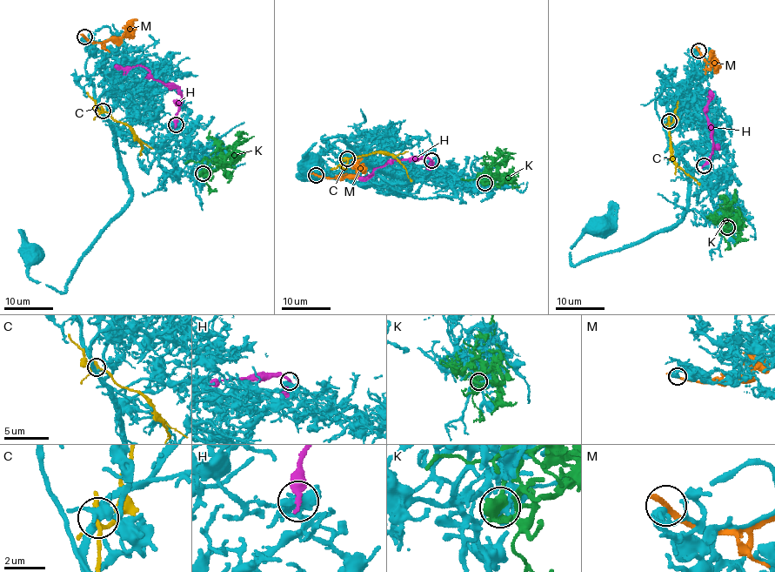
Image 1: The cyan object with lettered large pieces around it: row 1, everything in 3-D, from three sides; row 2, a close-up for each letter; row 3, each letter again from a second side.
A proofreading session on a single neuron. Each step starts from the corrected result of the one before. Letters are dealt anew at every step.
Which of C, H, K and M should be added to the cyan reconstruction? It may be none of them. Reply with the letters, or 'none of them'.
none of them

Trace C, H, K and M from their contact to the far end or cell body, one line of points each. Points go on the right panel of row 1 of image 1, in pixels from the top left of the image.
C: (669, 120), (673, 162), (699, 185)
H: (703, 165), (712, 152), (712, 137), (704, 112), (711, 95), (709, 90)
K: (727, 227), (725, 216), (728, 215), (728, 221), (724, 216), (729, 211), (725, 206), (727, 202)
M: (699, 50), (707, 63), (716, 66), (712, 51)

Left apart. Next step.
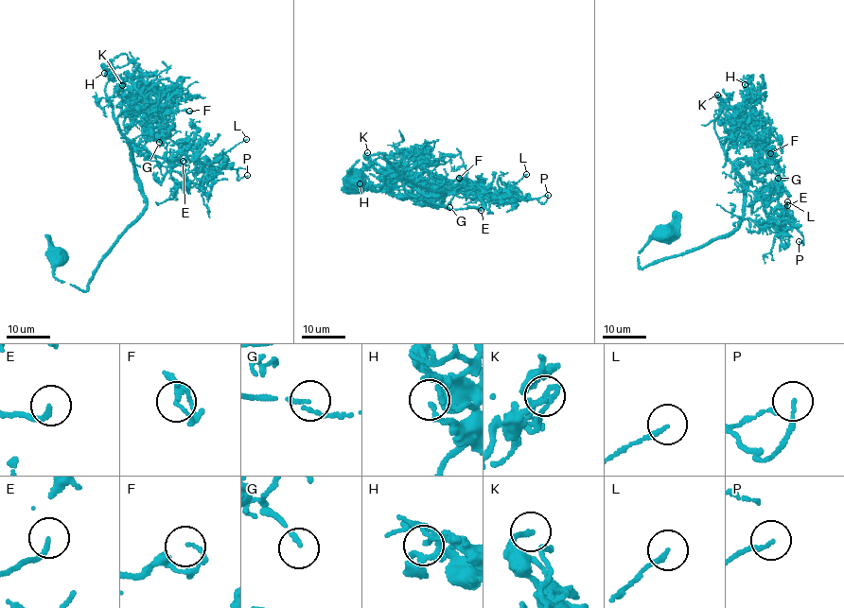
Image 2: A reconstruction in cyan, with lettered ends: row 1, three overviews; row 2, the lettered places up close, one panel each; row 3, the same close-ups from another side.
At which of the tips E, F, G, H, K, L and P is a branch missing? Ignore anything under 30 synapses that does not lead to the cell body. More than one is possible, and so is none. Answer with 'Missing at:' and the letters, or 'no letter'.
Missing at: E, G

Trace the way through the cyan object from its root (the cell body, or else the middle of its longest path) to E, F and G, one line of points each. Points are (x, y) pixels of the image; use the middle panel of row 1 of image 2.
E: (356, 180), (352, 165), (381, 153), (402, 177), (444, 194), (406, 182), (410, 195), (481, 210)
F: (356, 180), (352, 165), (381, 153), (402, 177), (444, 194), (429, 196), (412, 184), (461, 182), (459, 178)
G: (356, 180), (352, 165), (381, 153), (402, 177), (444, 194), (429, 196), (406, 182), (410, 195), (449, 207)

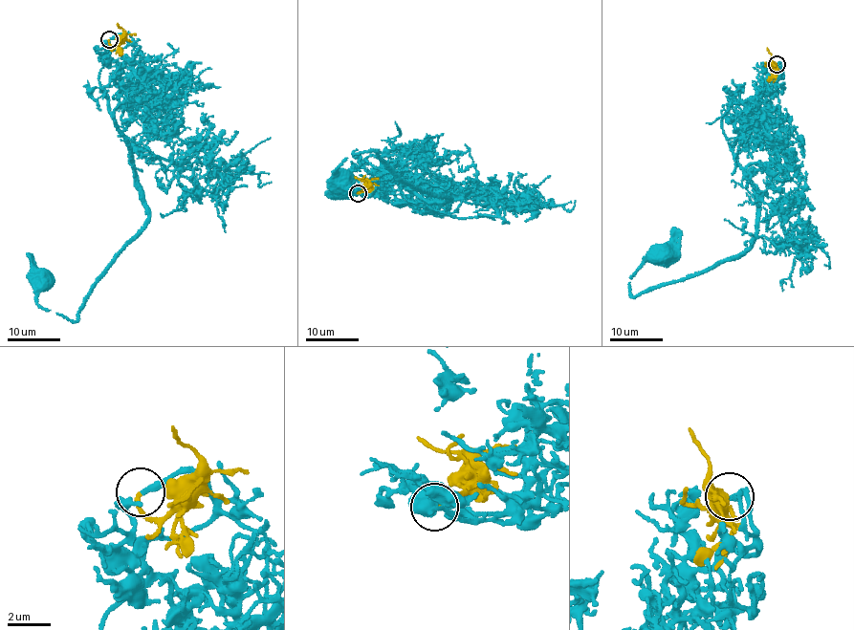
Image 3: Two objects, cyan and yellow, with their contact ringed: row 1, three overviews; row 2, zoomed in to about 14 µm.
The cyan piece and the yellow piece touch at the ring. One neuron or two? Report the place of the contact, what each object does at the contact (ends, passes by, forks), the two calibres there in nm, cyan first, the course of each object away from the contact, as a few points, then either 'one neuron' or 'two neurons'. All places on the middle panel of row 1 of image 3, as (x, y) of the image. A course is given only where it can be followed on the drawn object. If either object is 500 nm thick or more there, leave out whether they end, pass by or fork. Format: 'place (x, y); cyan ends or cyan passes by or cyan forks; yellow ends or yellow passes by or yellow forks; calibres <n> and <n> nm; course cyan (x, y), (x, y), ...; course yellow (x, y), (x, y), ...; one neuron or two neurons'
place (358, 193); cyan passes by; yellow ends; calibres 200 and 190 nm; course cyan (358, 193), (378, 190), (387, 169), (430, 203), (449, 200), (402, 182), (375, 152), (337, 167), (343, 183); course yellow (358, 193), (363, 190), (365, 180), (354, 176); one neuron

